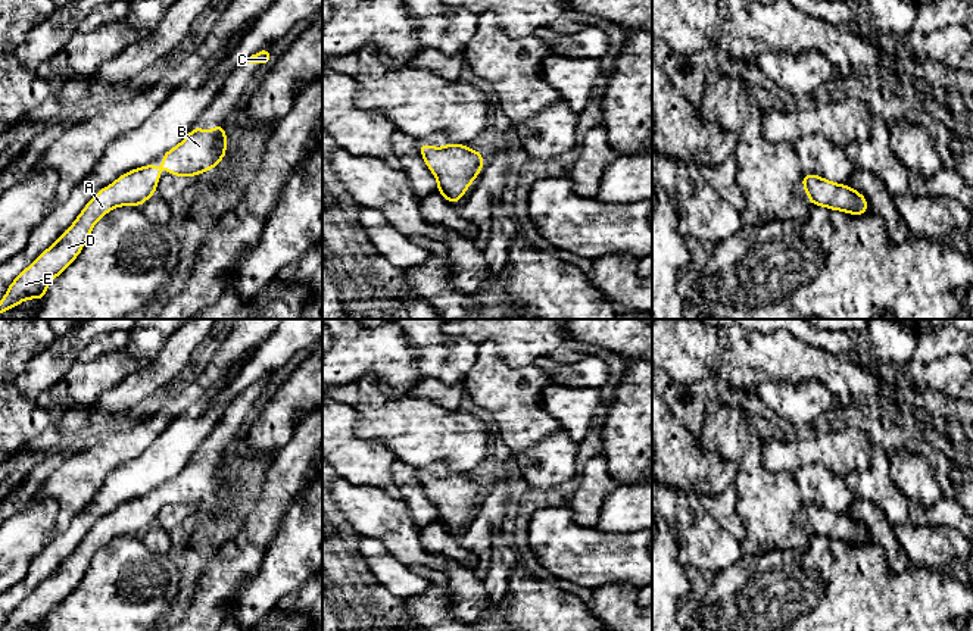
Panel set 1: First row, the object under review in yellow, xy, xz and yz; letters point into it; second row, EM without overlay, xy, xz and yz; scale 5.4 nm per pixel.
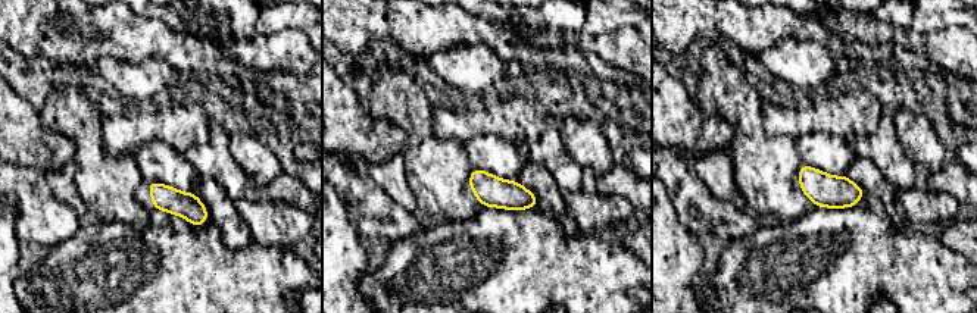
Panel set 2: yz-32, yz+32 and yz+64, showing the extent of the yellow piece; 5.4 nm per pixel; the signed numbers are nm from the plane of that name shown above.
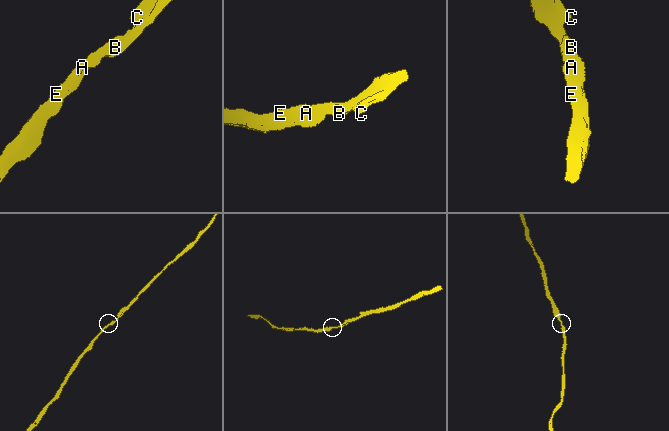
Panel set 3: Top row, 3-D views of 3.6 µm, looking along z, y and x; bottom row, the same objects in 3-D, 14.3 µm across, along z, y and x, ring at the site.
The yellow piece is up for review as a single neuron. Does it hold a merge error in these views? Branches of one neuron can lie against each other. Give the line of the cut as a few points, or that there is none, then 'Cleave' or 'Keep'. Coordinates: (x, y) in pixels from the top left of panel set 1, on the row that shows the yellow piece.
No split. Keep

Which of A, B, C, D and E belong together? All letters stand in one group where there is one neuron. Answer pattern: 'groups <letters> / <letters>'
groups A B C D E

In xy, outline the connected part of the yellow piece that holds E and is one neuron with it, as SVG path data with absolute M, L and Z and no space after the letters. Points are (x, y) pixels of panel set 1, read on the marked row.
M146 165L125 172L110 185L99 190L56 243L7 287L6 296L0 302L0 315L26 299L38 299L43 303L47 287L78 257L94 224L118 206L140 207L156 194L159 179L159 166Z

